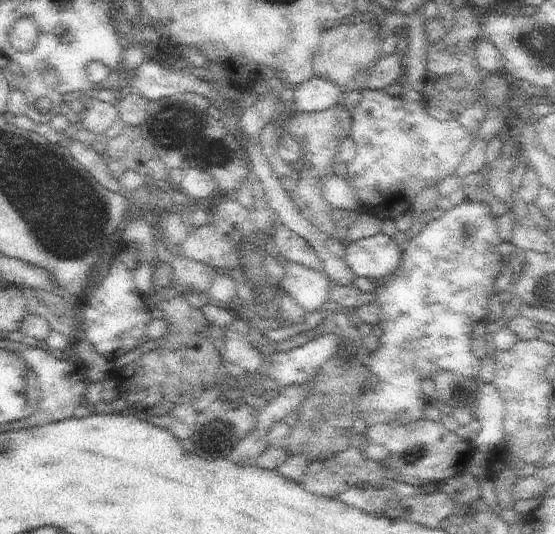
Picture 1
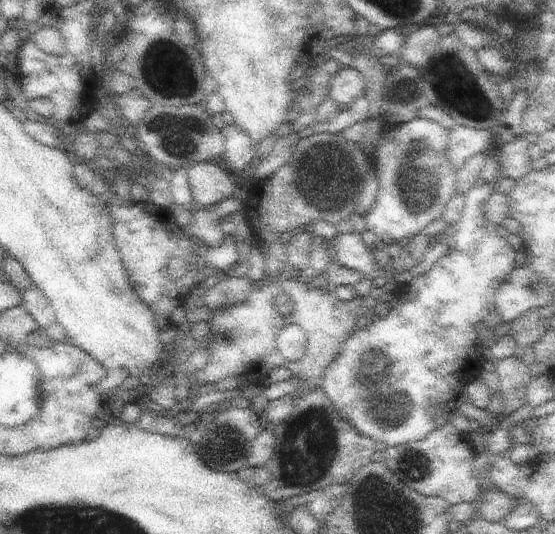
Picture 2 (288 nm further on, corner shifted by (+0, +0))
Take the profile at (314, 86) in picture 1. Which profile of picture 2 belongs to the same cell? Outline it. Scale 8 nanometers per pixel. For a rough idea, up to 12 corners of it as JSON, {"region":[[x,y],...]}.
{"region":[[341,68],[331,80],[329,98],[347,108],[365,96],[355,68]]}

